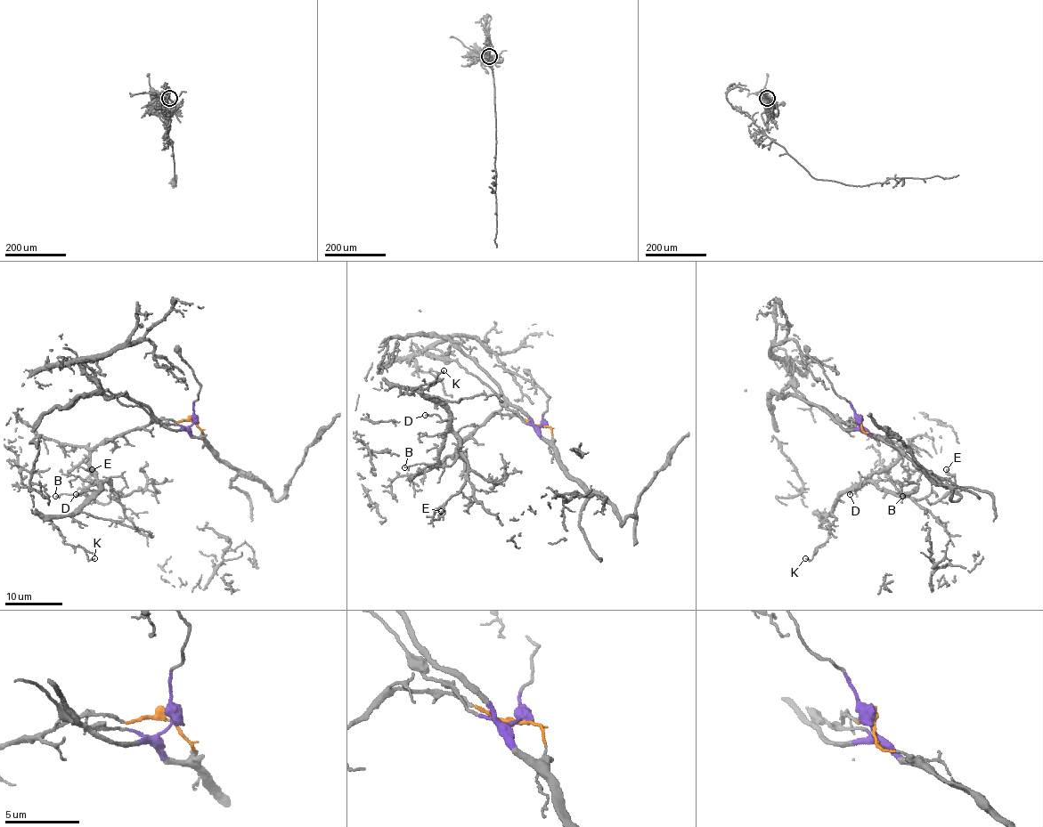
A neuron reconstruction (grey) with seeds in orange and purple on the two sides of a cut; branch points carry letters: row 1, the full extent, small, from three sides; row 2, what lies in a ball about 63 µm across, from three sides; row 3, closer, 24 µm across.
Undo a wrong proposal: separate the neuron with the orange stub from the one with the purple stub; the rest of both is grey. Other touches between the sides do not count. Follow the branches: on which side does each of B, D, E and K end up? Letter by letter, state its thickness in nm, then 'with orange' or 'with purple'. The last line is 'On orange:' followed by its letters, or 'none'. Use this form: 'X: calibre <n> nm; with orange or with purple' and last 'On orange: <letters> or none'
B: calibre 130 nm; with orange
D: calibre 110 nm; with orange
E: calibre 130 nm; with orange
K: calibre 90 nm; with orange
On orange: B, D, E, K

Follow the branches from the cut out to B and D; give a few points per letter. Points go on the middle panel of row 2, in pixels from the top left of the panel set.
B: (542, 425), (490, 416), (439, 462), (443, 437), (452, 433), (459, 440), (450, 466), (404, 466)
D: (542, 425), (534, 426), (516, 416), (490, 416), (456, 451), (439, 462), (447, 423), (435, 414), (425, 416)

